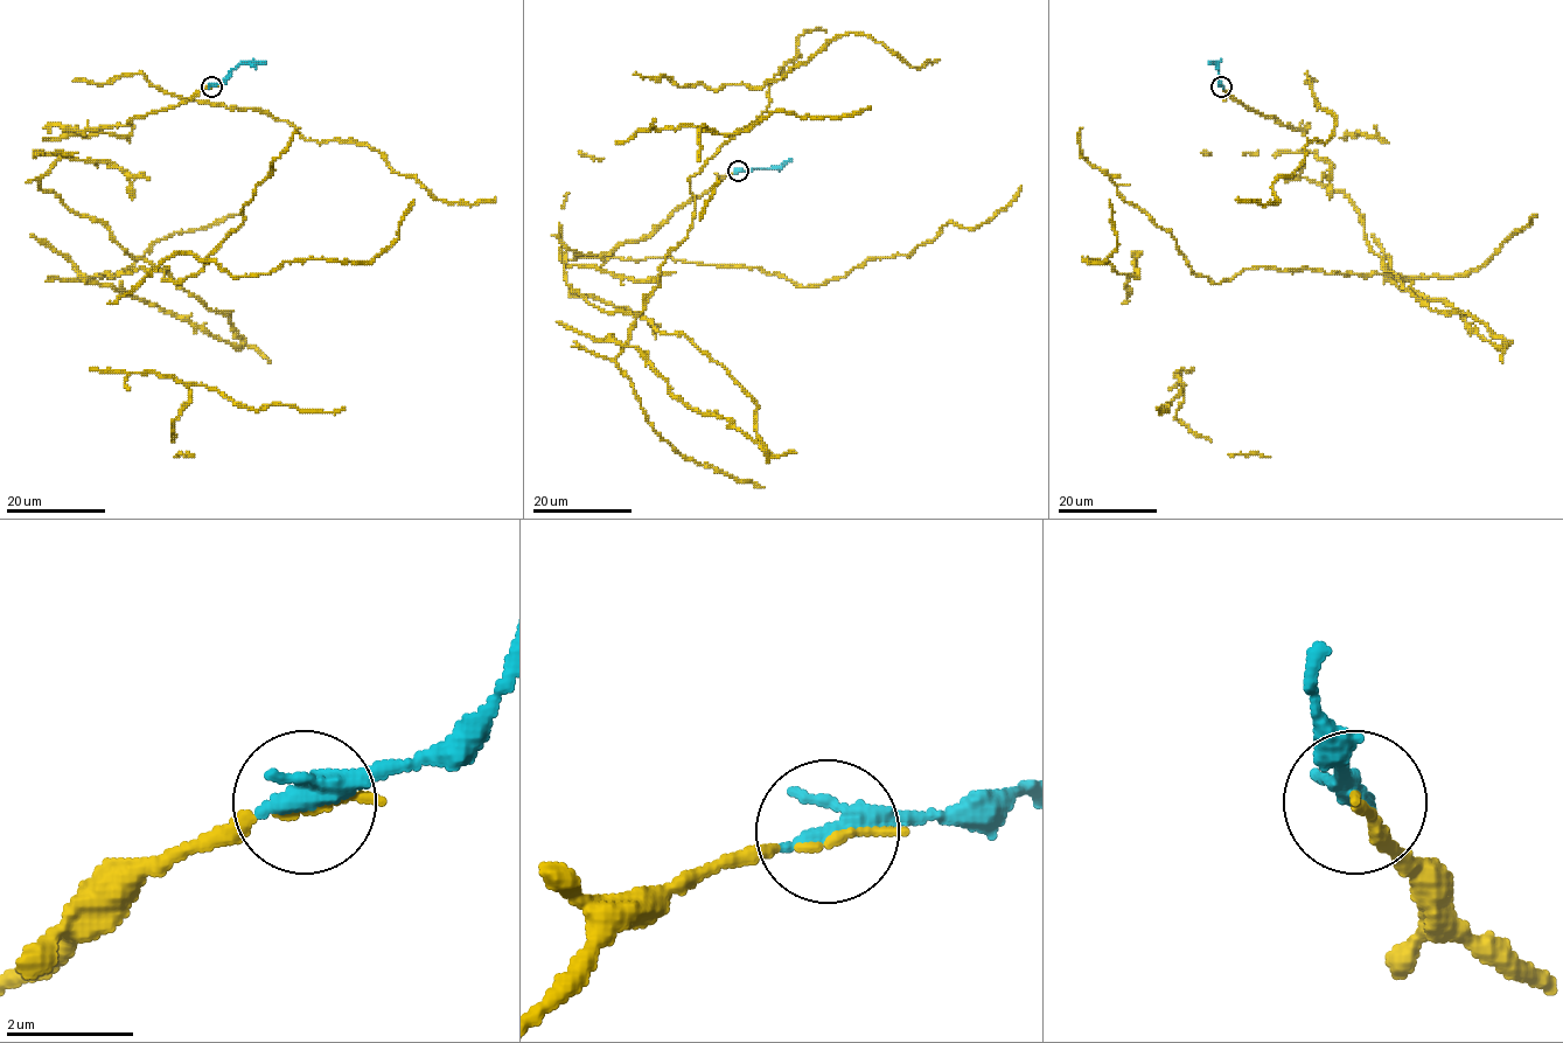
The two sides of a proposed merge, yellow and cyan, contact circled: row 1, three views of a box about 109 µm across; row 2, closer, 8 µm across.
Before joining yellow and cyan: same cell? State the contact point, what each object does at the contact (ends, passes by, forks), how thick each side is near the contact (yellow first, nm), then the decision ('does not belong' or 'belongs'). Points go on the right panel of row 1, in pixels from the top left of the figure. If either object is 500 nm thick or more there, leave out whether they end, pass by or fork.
(1221, 87) | yellow ends | cyan passes by | 150/320 nm | belongs

